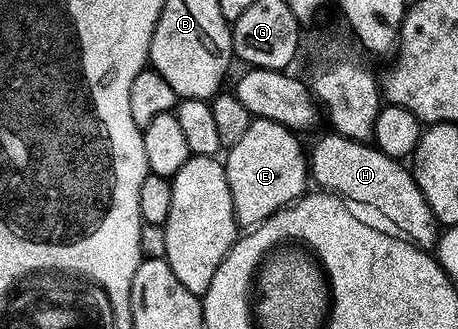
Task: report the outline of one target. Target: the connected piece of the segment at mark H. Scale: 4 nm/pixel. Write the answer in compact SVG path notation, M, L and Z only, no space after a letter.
M332 130L326 133L326 136L314 142L313 152L311 148L307 156L312 183L314 180L318 189L331 192L354 205L374 208L387 223L394 224L389 226L396 229L410 244L426 250L436 249L439 225L412 171L402 161L380 152L372 143L338 136Z

